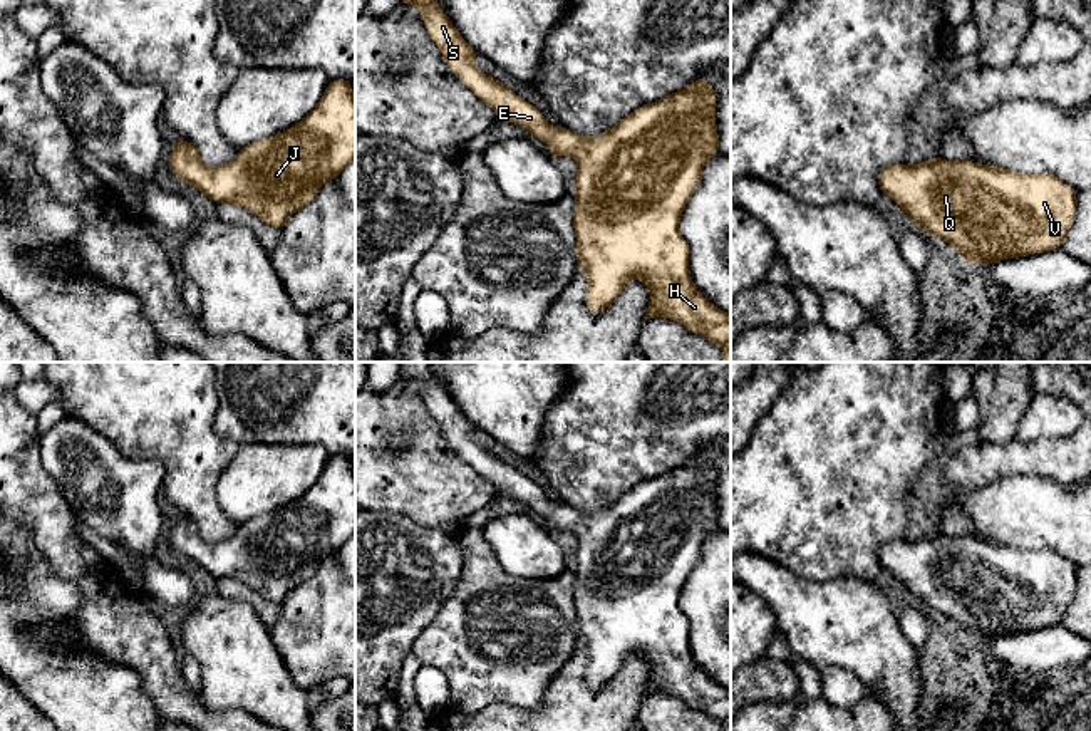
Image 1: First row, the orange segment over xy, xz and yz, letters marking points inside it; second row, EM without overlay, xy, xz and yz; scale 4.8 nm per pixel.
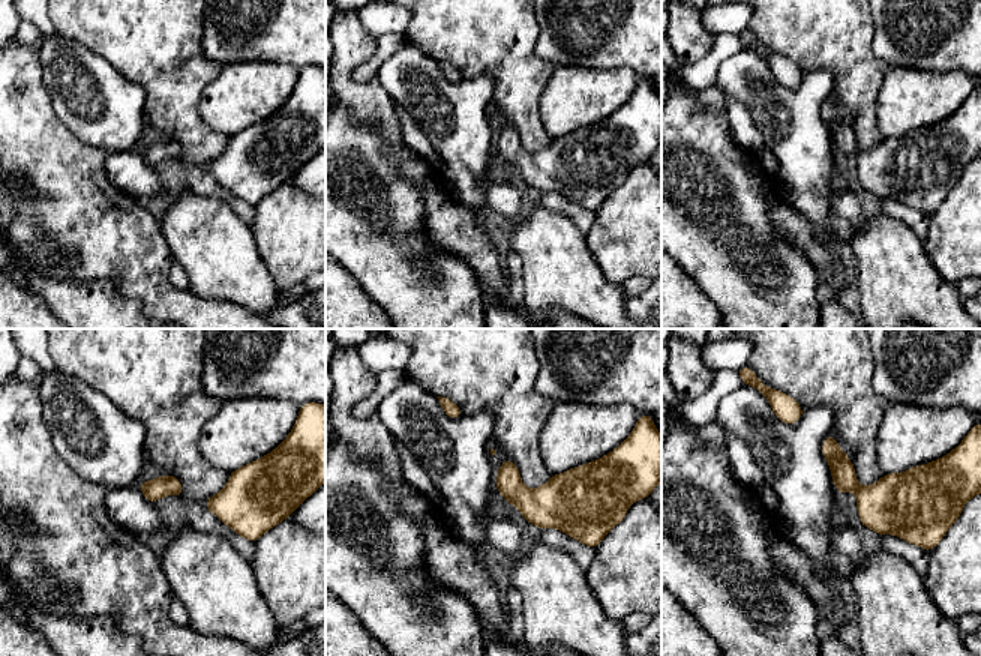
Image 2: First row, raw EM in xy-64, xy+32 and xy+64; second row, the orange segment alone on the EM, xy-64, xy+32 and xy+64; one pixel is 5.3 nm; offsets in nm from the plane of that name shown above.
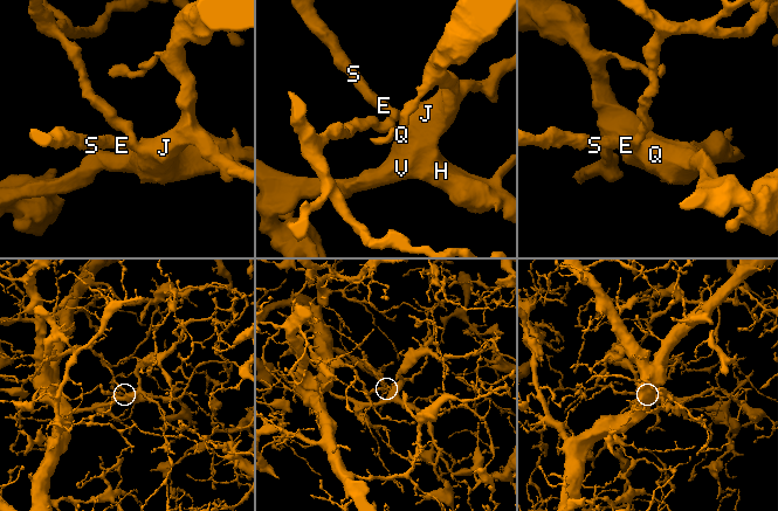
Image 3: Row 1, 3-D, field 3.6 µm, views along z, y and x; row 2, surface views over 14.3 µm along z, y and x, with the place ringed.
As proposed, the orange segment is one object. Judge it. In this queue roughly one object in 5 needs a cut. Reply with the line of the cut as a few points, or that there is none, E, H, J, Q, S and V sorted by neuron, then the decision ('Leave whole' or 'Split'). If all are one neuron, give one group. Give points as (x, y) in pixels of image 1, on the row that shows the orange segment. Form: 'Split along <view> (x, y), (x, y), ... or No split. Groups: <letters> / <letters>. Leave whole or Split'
No split. Groups: E H J Q S V. Leave whole

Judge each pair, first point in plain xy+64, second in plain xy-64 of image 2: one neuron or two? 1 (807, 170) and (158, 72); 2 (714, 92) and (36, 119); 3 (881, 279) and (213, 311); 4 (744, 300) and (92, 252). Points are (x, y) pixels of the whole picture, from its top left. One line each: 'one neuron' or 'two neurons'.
1: two neurons
2: one neuron
3: two neurons
4: two neurons

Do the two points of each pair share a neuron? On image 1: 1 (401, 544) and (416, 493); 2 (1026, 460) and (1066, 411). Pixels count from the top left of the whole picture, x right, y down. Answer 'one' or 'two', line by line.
1: two
2: two

